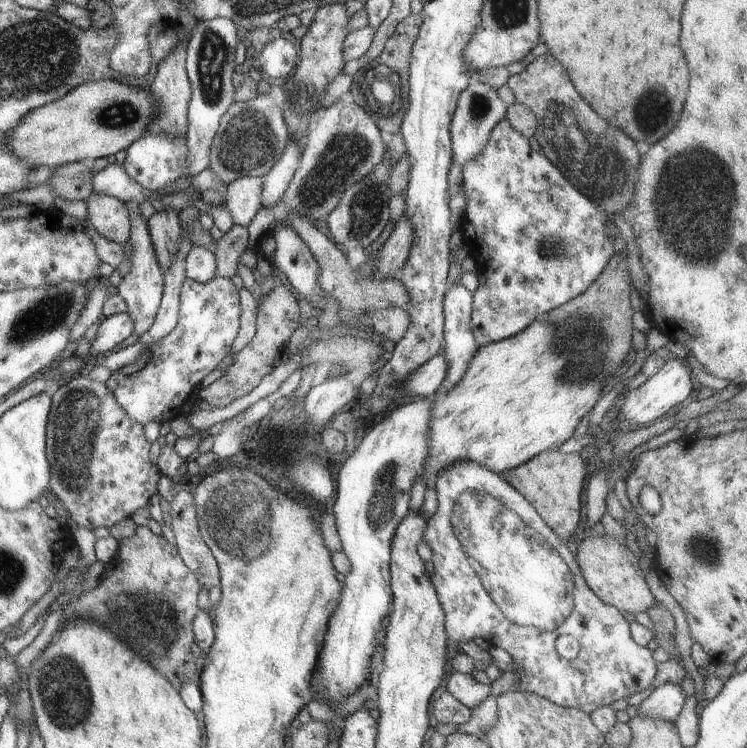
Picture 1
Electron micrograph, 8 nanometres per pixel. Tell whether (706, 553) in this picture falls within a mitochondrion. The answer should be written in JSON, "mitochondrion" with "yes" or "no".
{"mitochondrion":"yes"}

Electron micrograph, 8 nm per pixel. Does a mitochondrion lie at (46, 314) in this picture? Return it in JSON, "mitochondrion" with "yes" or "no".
{"mitochondrion":"yes"}

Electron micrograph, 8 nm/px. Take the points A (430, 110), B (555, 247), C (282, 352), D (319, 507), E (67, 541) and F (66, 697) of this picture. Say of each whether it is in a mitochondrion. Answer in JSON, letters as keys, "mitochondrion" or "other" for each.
{"A":"other","B":"mitochondrion","C":"other","D":"other","E":"other","F":"mitochondrion"}

